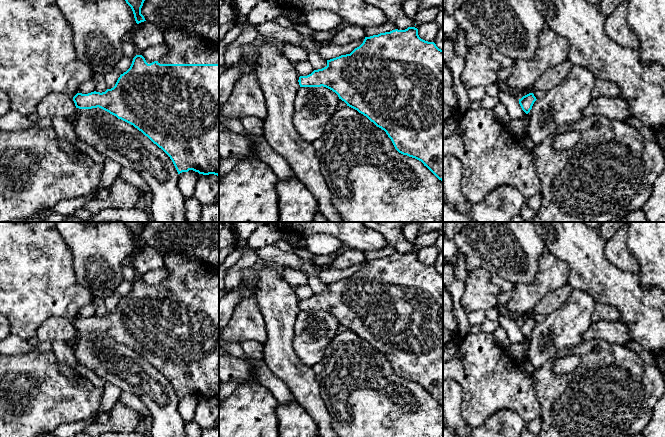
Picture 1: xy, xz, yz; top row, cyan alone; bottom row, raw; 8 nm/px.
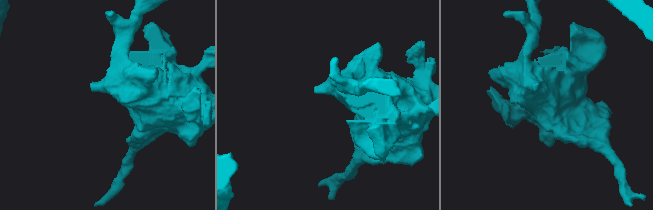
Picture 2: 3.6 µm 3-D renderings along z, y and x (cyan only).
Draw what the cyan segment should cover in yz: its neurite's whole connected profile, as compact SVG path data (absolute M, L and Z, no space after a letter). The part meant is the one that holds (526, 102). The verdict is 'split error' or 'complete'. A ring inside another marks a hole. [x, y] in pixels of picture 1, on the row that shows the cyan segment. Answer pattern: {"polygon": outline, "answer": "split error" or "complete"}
{"polygon": "M529 93L525 96L523 96L521 99L519 99L519 104L522 108L522 110L528 114L530 110L532 109L532 106L534 102L536 101L536 97L534 96L533 93Z", "answer": "complete"}

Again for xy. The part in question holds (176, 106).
{"polygon": "M167 29L164 31L164 37L169 50L162 58L157 61L150 61L142 55L136 55L130 68L120 75L113 88L102 93L96 91L88 94L77 93L73 97L73 101L76 108L92 109L99 107L118 119L133 125L170 157L178 174L193 170L203 175L214 174L219 176L219 43L207 38L186 35L184 31L178 29Z", "answer": "split error"}

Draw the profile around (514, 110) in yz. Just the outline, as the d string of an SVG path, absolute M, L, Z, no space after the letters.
M500 89L497 96L500 102L506 107L510 119L524 119L526 117L527 114L522 110L518 98Z

